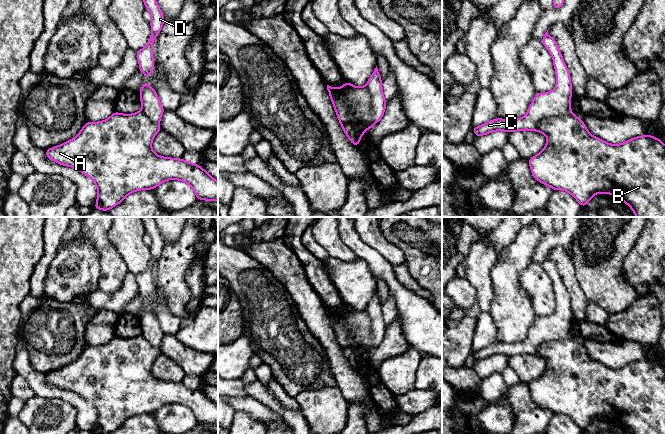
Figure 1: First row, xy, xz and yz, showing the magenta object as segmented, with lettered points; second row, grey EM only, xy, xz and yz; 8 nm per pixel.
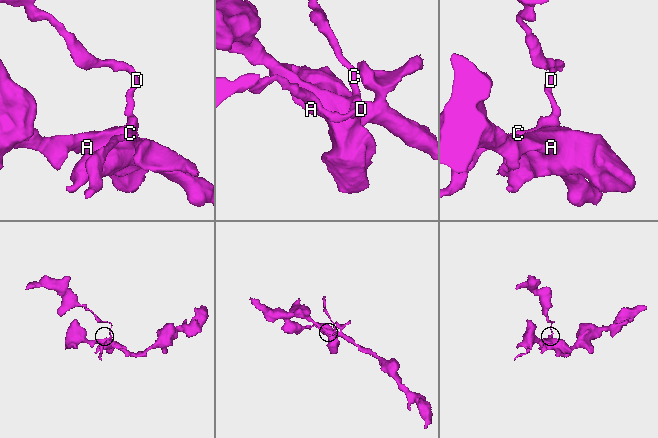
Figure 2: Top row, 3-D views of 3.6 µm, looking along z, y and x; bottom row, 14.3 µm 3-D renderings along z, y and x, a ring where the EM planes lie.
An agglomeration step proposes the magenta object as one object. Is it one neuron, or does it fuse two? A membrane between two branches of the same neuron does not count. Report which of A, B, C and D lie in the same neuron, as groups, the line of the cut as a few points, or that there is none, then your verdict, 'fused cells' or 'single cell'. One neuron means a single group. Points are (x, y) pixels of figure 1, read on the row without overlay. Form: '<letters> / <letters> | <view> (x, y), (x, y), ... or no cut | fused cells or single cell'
A B / C D | yz (572, 338), (545, 341), (535, 354) | fused cells

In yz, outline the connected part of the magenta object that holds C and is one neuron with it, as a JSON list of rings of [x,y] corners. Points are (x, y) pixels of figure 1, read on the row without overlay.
[[[548,254],[541,265],[552,279],[557,303],[555,313],[547,317],[536,317],[527,338],[522,342],[513,344],[496,342],[480,350],[473,351],[472,354],[476,361],[494,355],[506,355],[508,357],[523,354],[536,355],[537,349],[544,342],[572,339],[570,329],[572,320],[570,297],[555,263],[548,258]]]

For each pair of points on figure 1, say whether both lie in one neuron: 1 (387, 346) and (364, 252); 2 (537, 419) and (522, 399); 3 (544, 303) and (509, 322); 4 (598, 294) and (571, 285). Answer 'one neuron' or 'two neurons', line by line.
1: two neurons
2: one neuron
3: two neurons
4: two neurons

